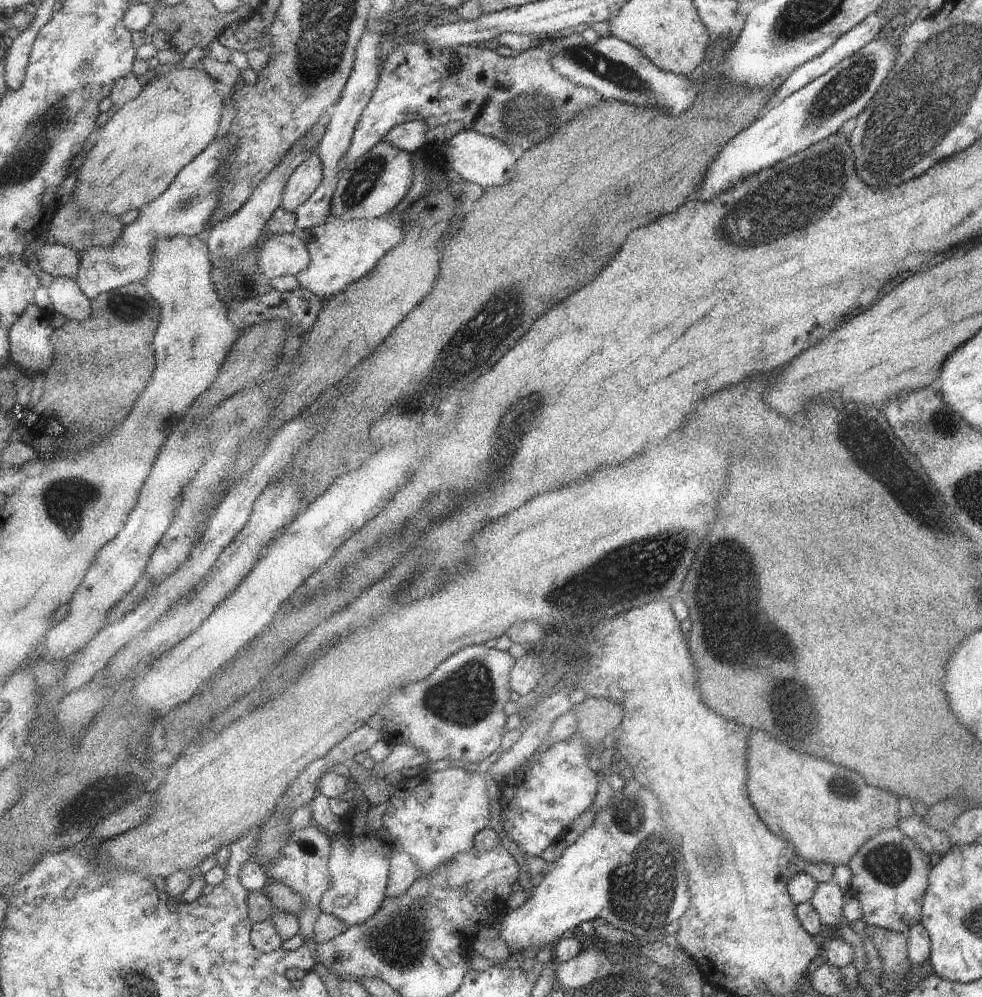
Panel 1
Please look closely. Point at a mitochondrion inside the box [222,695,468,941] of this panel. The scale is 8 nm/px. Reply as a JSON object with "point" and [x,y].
{"point":[310,847]}

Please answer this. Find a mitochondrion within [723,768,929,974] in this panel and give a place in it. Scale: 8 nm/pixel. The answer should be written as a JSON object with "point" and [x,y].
{"point":[889,863]}

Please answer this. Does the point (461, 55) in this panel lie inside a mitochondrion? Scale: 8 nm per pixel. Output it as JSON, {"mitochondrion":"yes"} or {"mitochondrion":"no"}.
{"mitochondrion":"no"}

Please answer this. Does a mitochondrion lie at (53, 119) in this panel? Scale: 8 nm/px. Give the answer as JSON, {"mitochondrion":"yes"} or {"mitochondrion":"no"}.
{"mitochondrion":"no"}

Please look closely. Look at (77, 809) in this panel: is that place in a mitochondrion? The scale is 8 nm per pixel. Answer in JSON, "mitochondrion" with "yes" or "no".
{"mitochondrion":"no"}

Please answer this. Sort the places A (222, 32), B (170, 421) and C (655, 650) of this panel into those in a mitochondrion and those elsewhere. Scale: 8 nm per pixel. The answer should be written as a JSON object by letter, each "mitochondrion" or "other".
{"A":"other","B":"other","C":"other"}

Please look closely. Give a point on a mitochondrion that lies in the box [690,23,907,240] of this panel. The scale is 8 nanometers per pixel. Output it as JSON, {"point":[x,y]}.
{"point":[845,88]}

